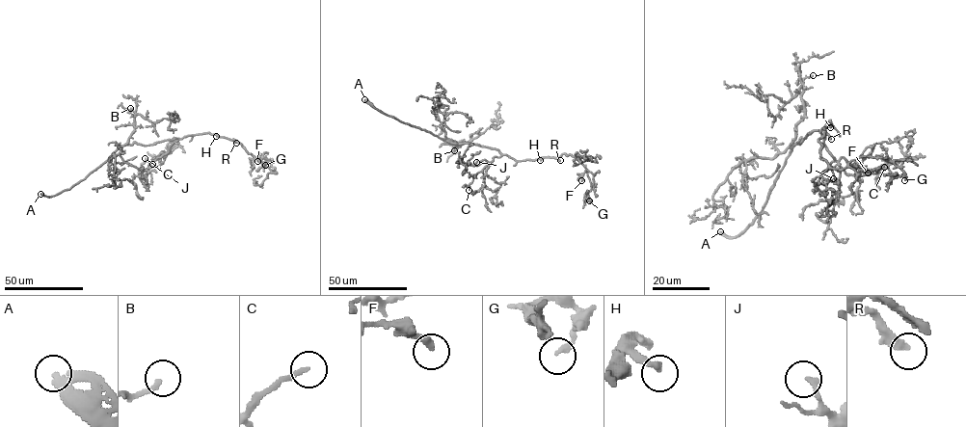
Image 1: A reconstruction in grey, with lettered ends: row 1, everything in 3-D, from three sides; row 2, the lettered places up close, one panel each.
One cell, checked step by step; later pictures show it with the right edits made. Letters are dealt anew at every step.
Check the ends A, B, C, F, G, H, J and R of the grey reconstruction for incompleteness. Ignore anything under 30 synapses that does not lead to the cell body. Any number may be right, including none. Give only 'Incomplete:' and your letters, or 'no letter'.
Incomplete: A, C, H, R

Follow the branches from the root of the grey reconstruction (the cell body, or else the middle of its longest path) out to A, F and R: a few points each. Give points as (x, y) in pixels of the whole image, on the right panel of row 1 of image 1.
A: (810, 133), (794, 145), (769, 191), (767, 201), (755, 219), (737, 236), (728, 236), (720, 231)
F: (810, 133), (830, 125), (830, 120), (818, 139), (820, 155), (833, 169), (849, 165), (868, 173)
R: (810, 133), (830, 125), (830, 120), (824, 132), (831, 139)

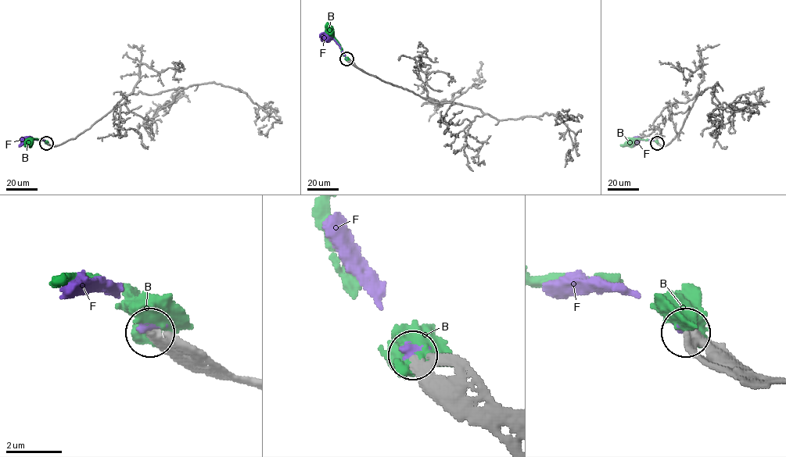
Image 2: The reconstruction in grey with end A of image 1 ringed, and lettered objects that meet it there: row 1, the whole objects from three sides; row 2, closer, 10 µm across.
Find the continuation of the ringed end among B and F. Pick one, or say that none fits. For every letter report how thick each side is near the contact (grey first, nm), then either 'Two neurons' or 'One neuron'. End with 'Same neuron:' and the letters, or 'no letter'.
B: Thickness 550 nm (grey) against 400 nm. Two neurons
F: Thickness 280 nm (grey) against 320 nm. One neuron
Same neuron: F

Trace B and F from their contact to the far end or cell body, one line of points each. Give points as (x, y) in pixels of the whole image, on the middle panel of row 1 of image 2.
B: (347, 59), (342, 55), (339, 44), (329, 33), (330, 32)
F: (346, 58), (333, 39), (325, 38)

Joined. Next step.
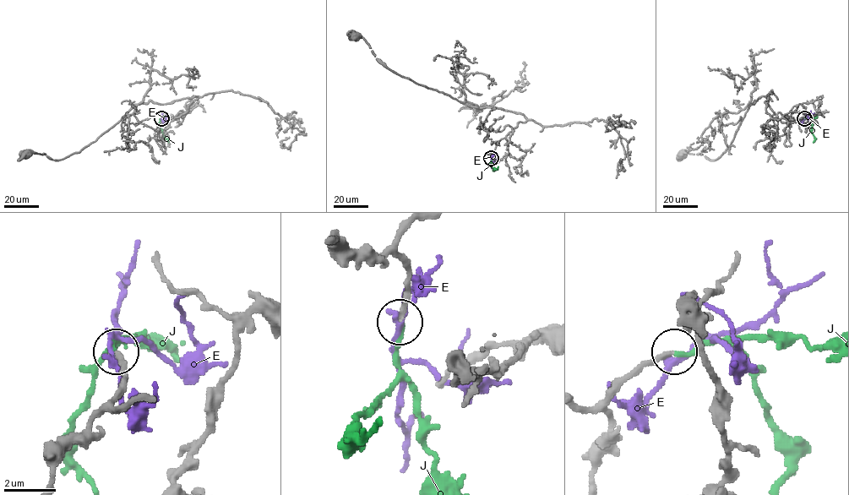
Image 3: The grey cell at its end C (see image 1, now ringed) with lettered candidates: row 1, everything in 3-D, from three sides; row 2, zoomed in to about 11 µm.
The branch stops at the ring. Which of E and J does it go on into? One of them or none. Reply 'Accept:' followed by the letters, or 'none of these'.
Accept: J

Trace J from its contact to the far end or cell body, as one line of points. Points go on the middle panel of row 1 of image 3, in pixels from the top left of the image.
J: (491, 158), (488, 165), (495, 169), (497, 166)

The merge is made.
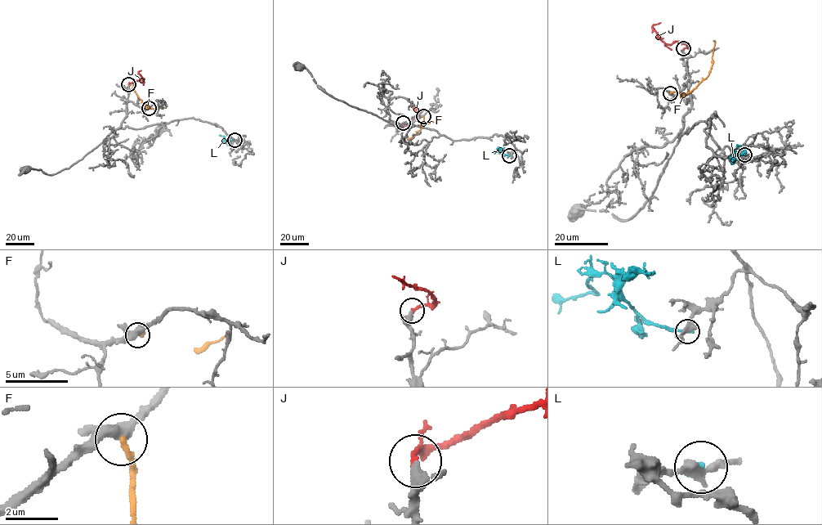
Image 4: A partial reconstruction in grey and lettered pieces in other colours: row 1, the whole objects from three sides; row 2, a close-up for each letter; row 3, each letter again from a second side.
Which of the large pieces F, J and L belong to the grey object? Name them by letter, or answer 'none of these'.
J

